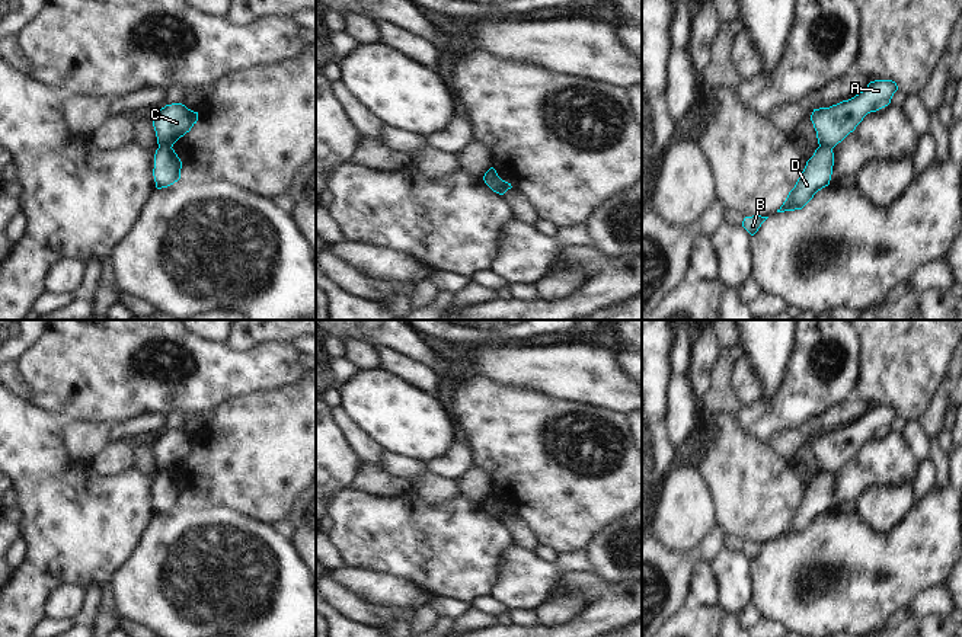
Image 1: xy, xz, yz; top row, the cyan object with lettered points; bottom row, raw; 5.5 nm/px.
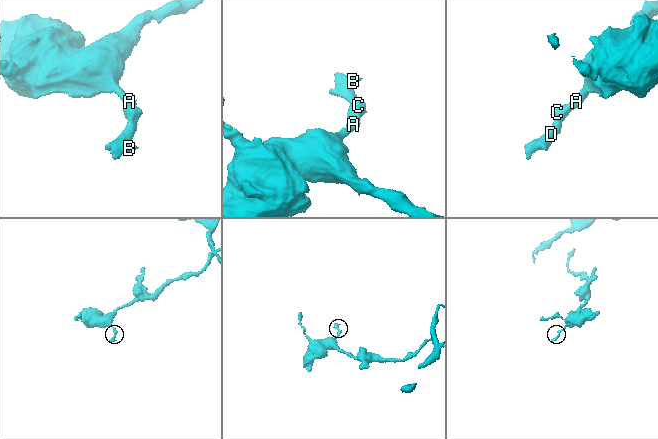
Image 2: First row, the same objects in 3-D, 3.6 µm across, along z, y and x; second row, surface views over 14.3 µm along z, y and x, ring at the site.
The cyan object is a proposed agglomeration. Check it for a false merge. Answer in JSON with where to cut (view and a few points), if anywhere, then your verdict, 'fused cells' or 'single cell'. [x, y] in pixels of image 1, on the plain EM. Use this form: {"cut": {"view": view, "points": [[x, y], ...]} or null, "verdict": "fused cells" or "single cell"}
{"cut": {"view": "xy", "points": [[159, 471], [171, 473]]}, "verdict": "fused cells"}

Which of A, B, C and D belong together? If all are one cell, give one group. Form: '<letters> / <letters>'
A C / B D

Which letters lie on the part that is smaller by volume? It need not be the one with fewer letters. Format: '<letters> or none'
B, D

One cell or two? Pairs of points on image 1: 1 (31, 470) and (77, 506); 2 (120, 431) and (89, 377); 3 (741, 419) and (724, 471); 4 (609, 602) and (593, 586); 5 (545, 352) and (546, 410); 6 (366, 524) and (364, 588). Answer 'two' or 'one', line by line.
1: one
2: two
3: two
4: two
5: two
6: two

